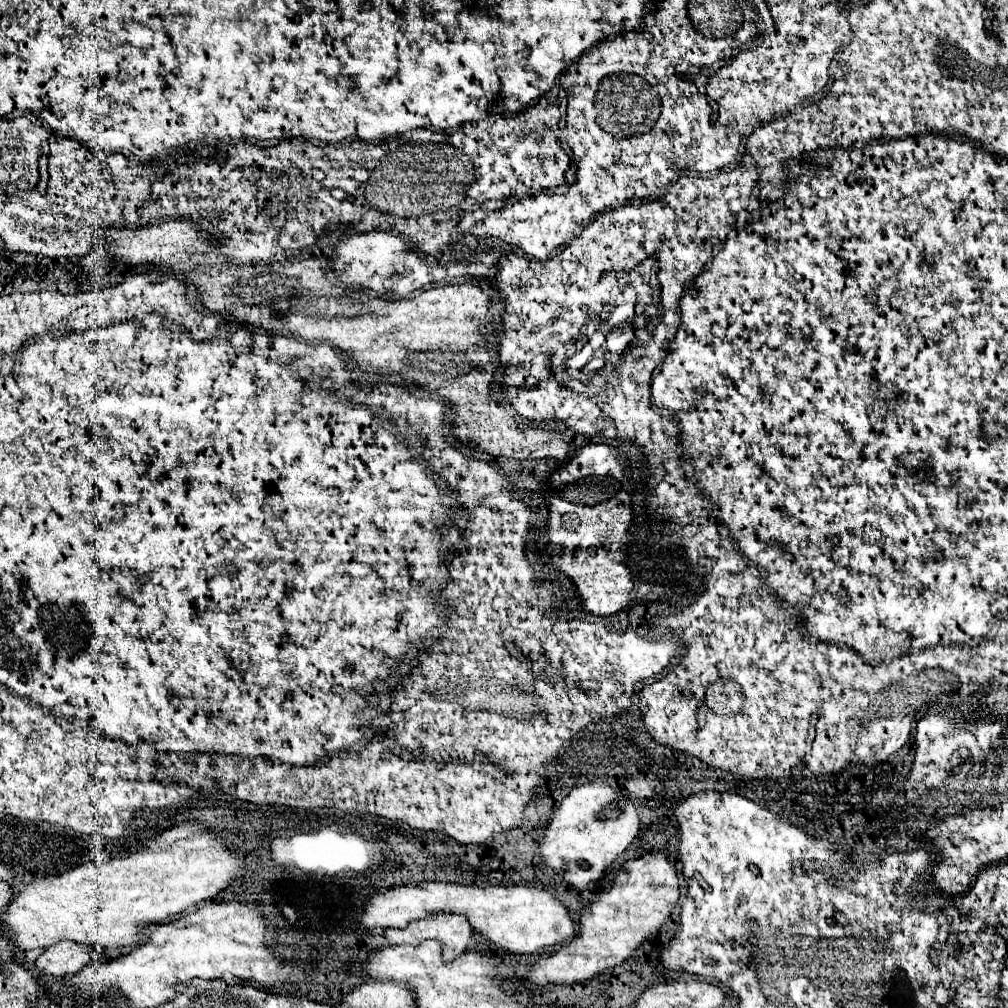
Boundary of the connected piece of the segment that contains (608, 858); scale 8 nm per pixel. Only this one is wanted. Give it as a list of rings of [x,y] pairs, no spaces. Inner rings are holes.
[[[584,784],[574,788],[546,822],[540,856],[548,868],[576,890],[594,890],[612,862],[638,836],[640,822],[634,804],[608,784]]]

